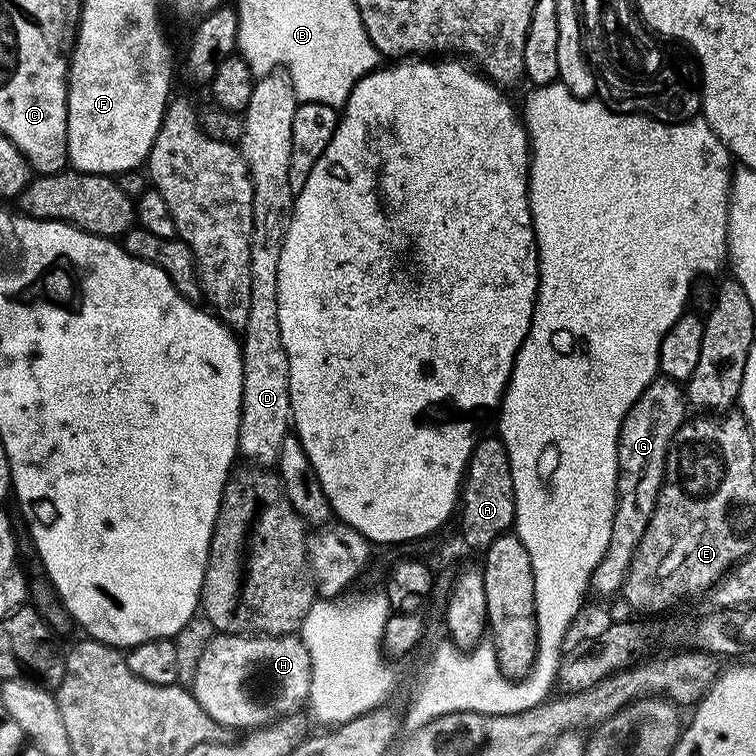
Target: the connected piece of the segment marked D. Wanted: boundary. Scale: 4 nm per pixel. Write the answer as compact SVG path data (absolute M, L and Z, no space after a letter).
M267 72L257 79L250 106L242 114L244 129L238 143L252 179L252 241L250 242L250 318L242 333L242 406L238 452L245 461L275 465L278 450L290 434L290 362L278 326L278 258L290 226L294 194L290 190L290 138L298 101L290 74Z

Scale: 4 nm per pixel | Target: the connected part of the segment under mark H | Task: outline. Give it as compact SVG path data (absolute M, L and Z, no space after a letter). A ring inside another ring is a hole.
M217 634L213 636L210 646L206 646L206 654L202 654L202 659L198 661L190 690L198 706L202 706L202 710L206 710L216 724L229 730L251 730L273 724L283 716L299 713L308 702L311 673L310 654L299 635Z

